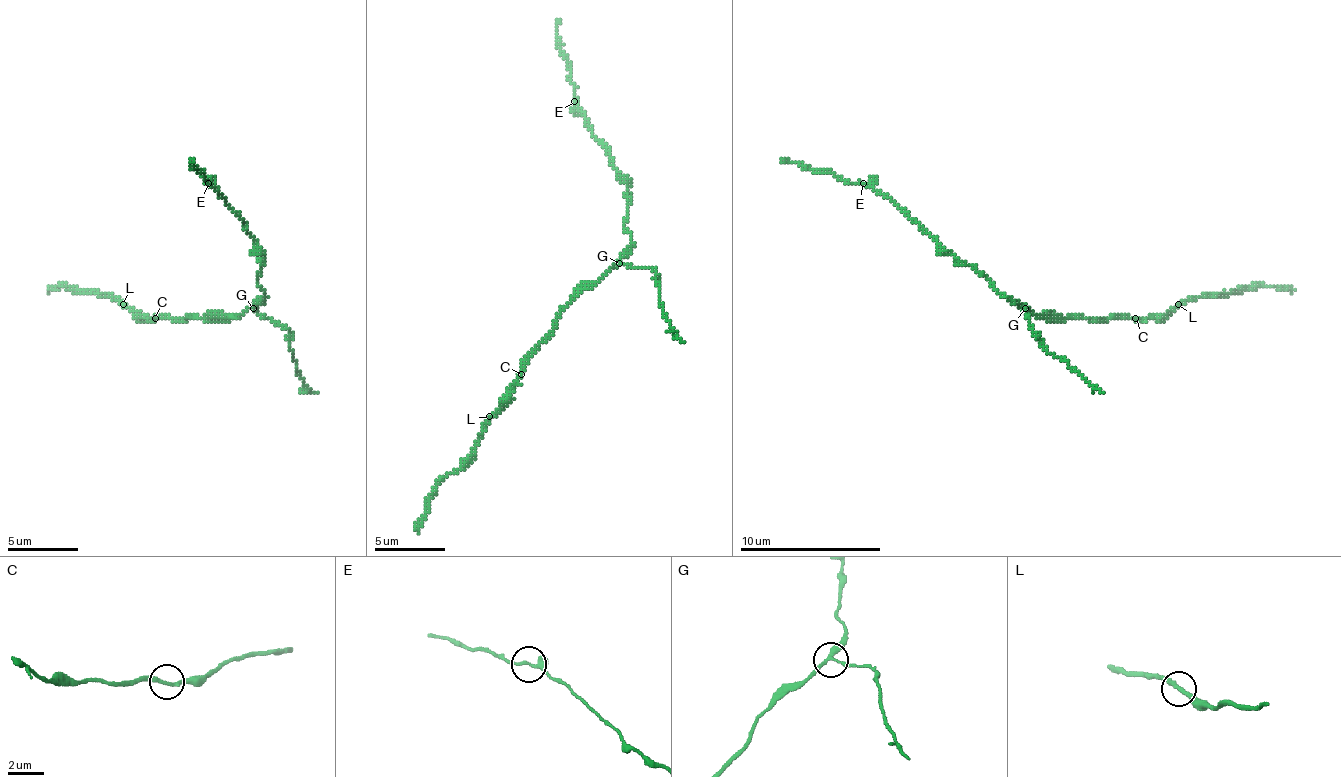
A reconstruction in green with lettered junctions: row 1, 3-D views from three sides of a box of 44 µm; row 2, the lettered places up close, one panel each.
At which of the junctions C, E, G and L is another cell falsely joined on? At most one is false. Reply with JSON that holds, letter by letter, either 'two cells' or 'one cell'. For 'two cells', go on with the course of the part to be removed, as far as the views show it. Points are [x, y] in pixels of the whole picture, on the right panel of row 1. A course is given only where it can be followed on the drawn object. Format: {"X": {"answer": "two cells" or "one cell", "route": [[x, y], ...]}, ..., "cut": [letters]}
{"C": {"answer": "one cell"}, "E": {"answer": "one cell"}, "G": {"answer": "two cells", "route": [[1026, 308], [1036, 339], [1104, 393]]}, "L": {"answer": "one cell"}, "cut": ["G"]}

